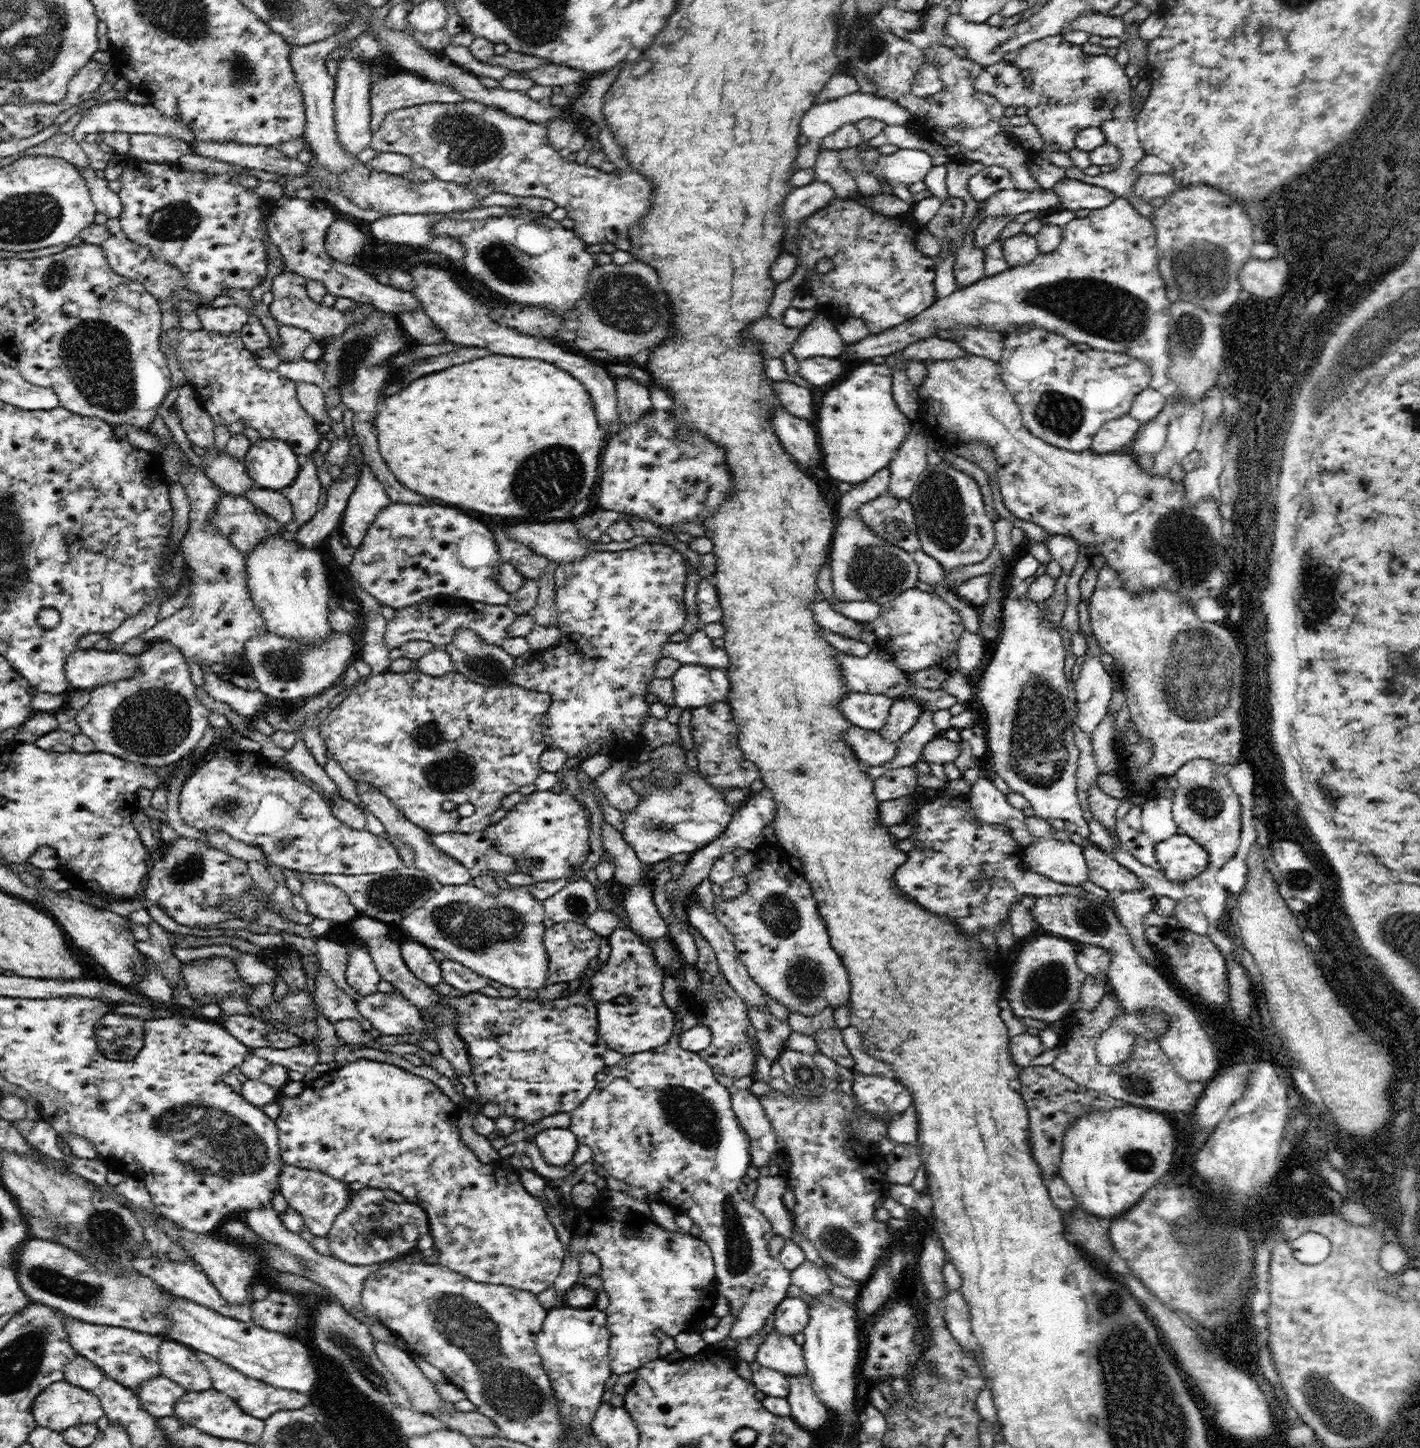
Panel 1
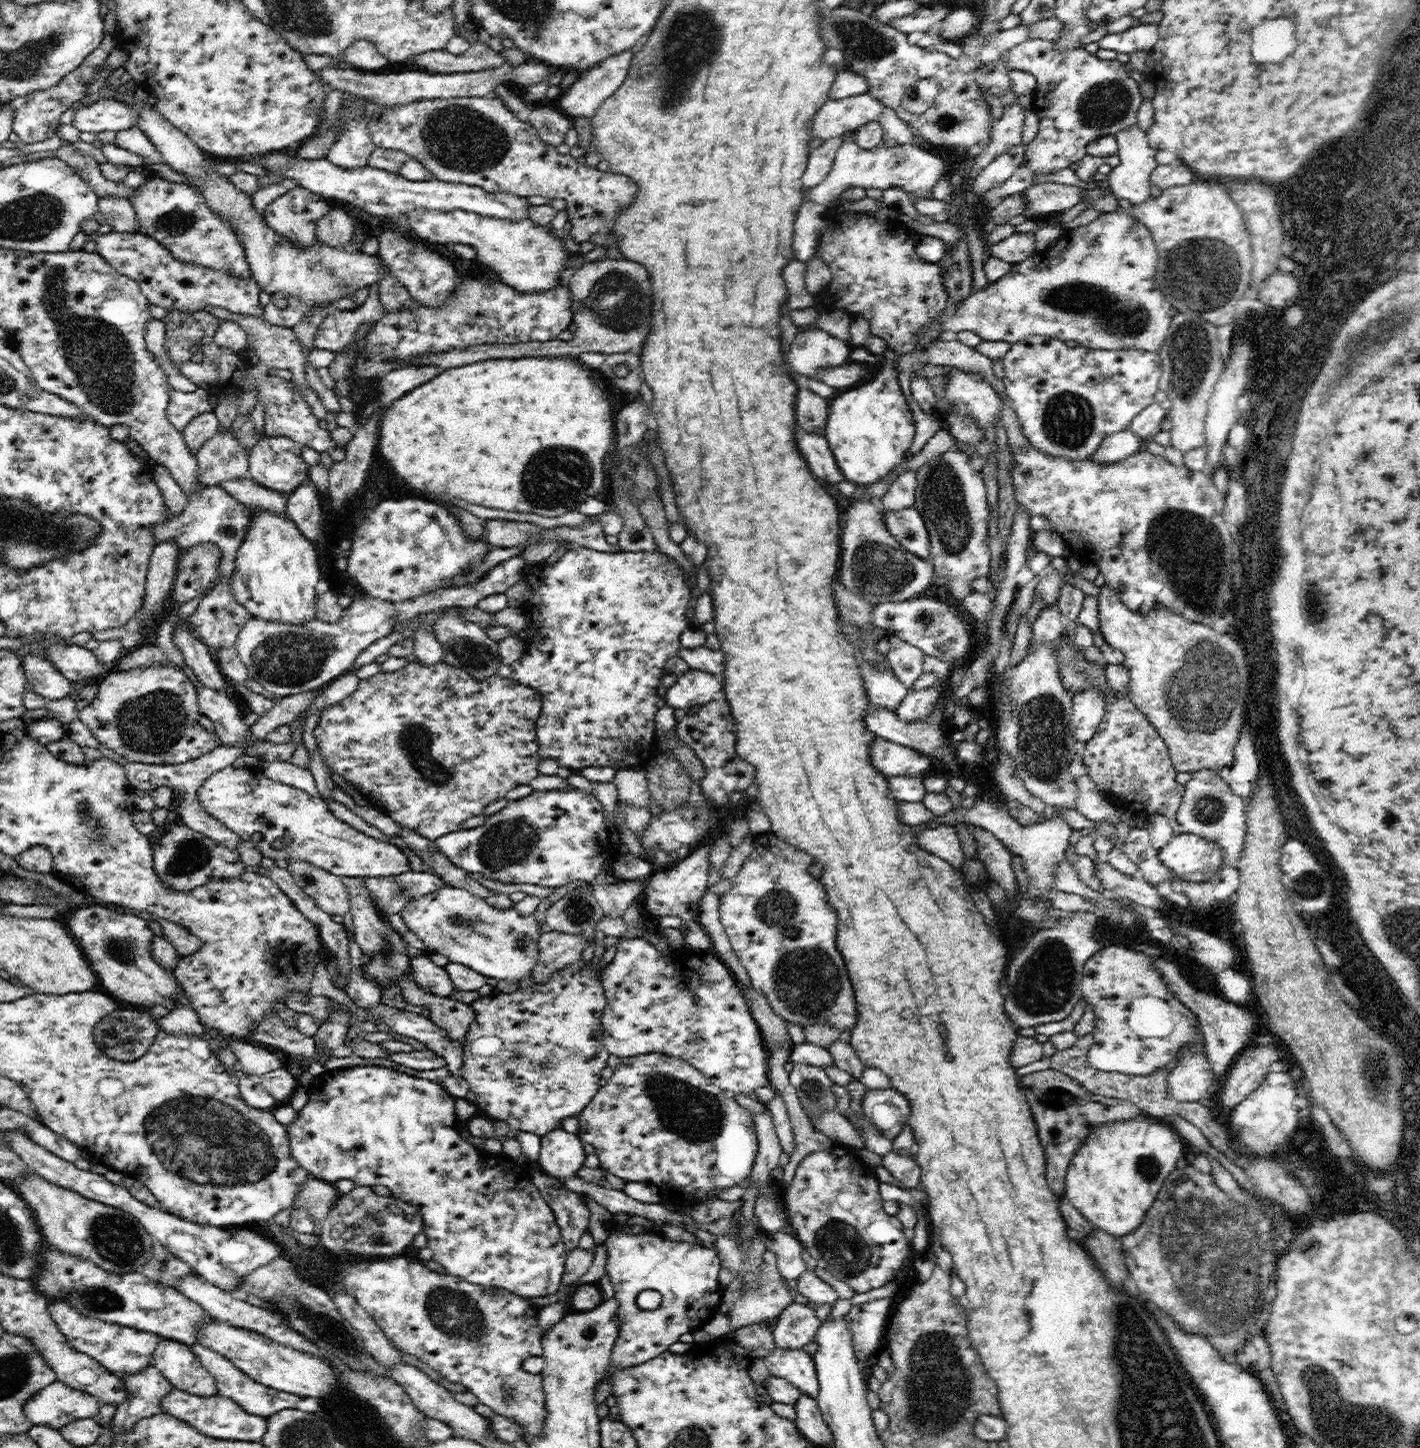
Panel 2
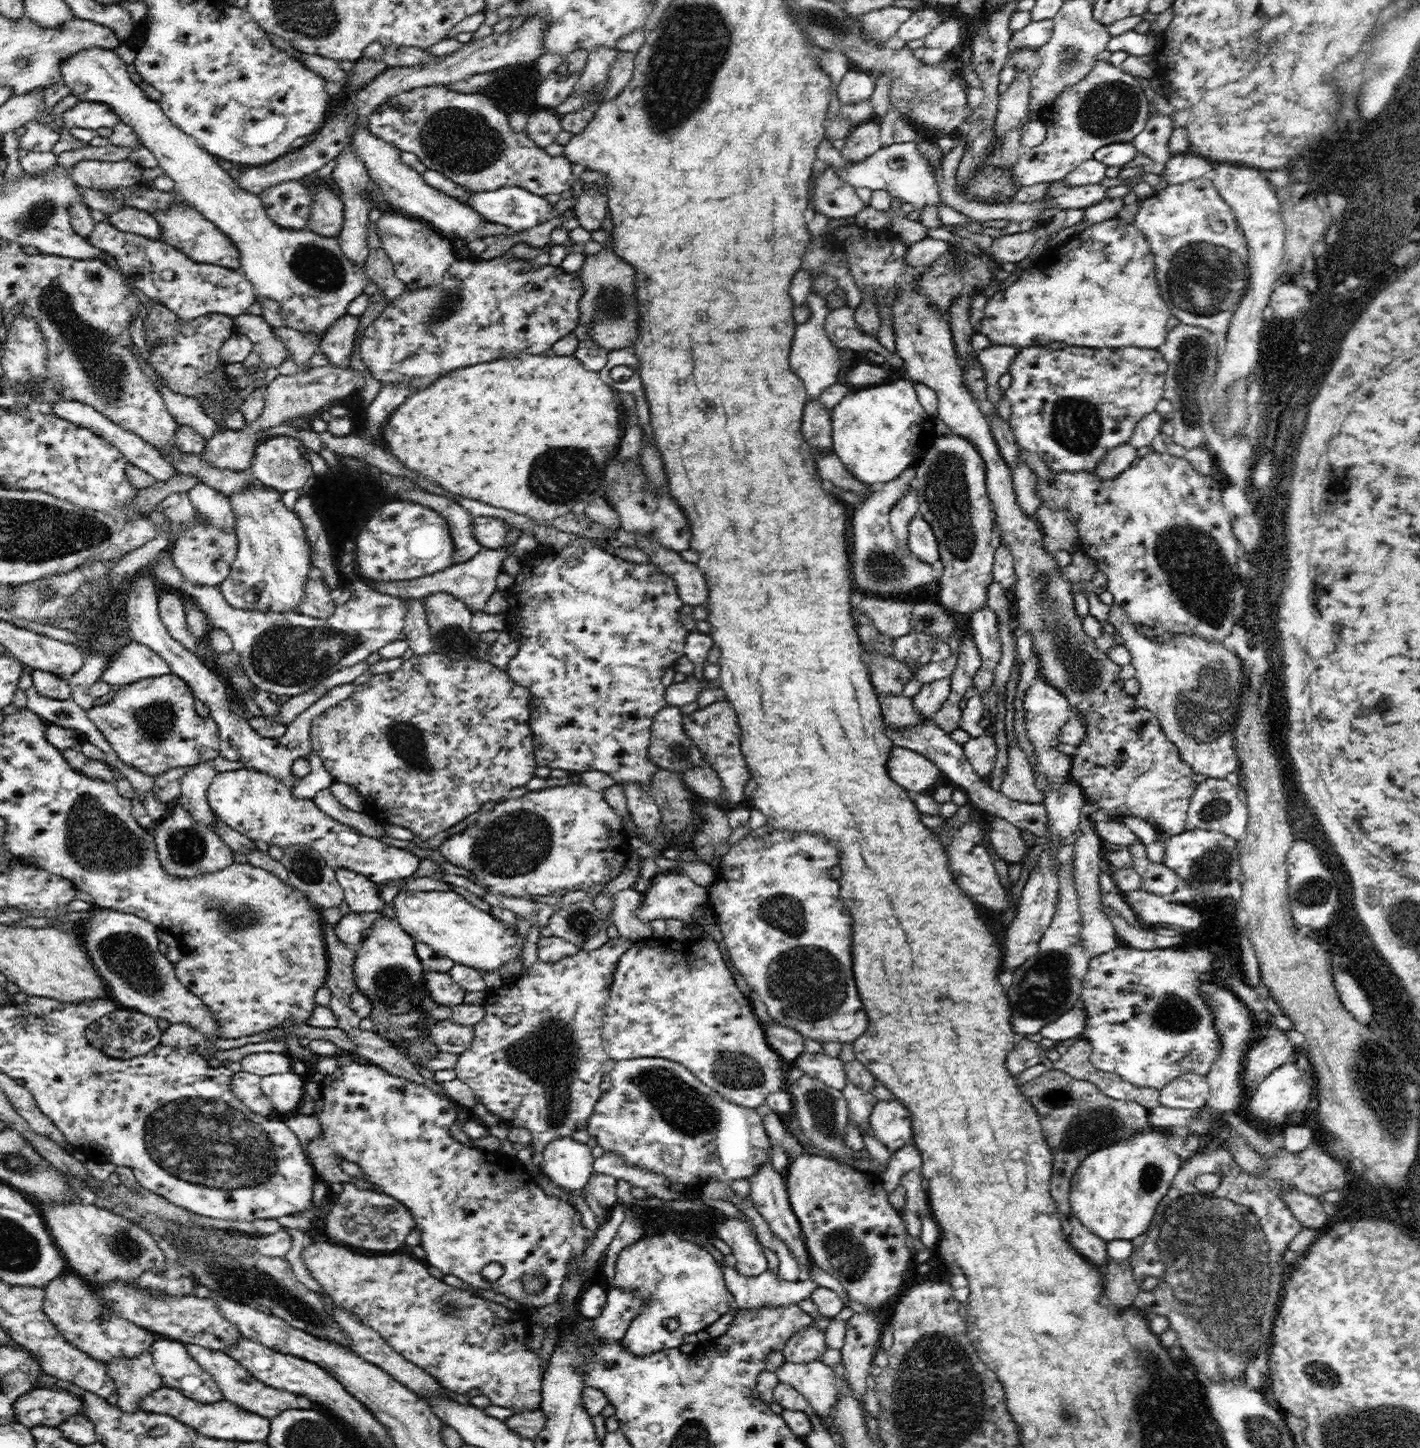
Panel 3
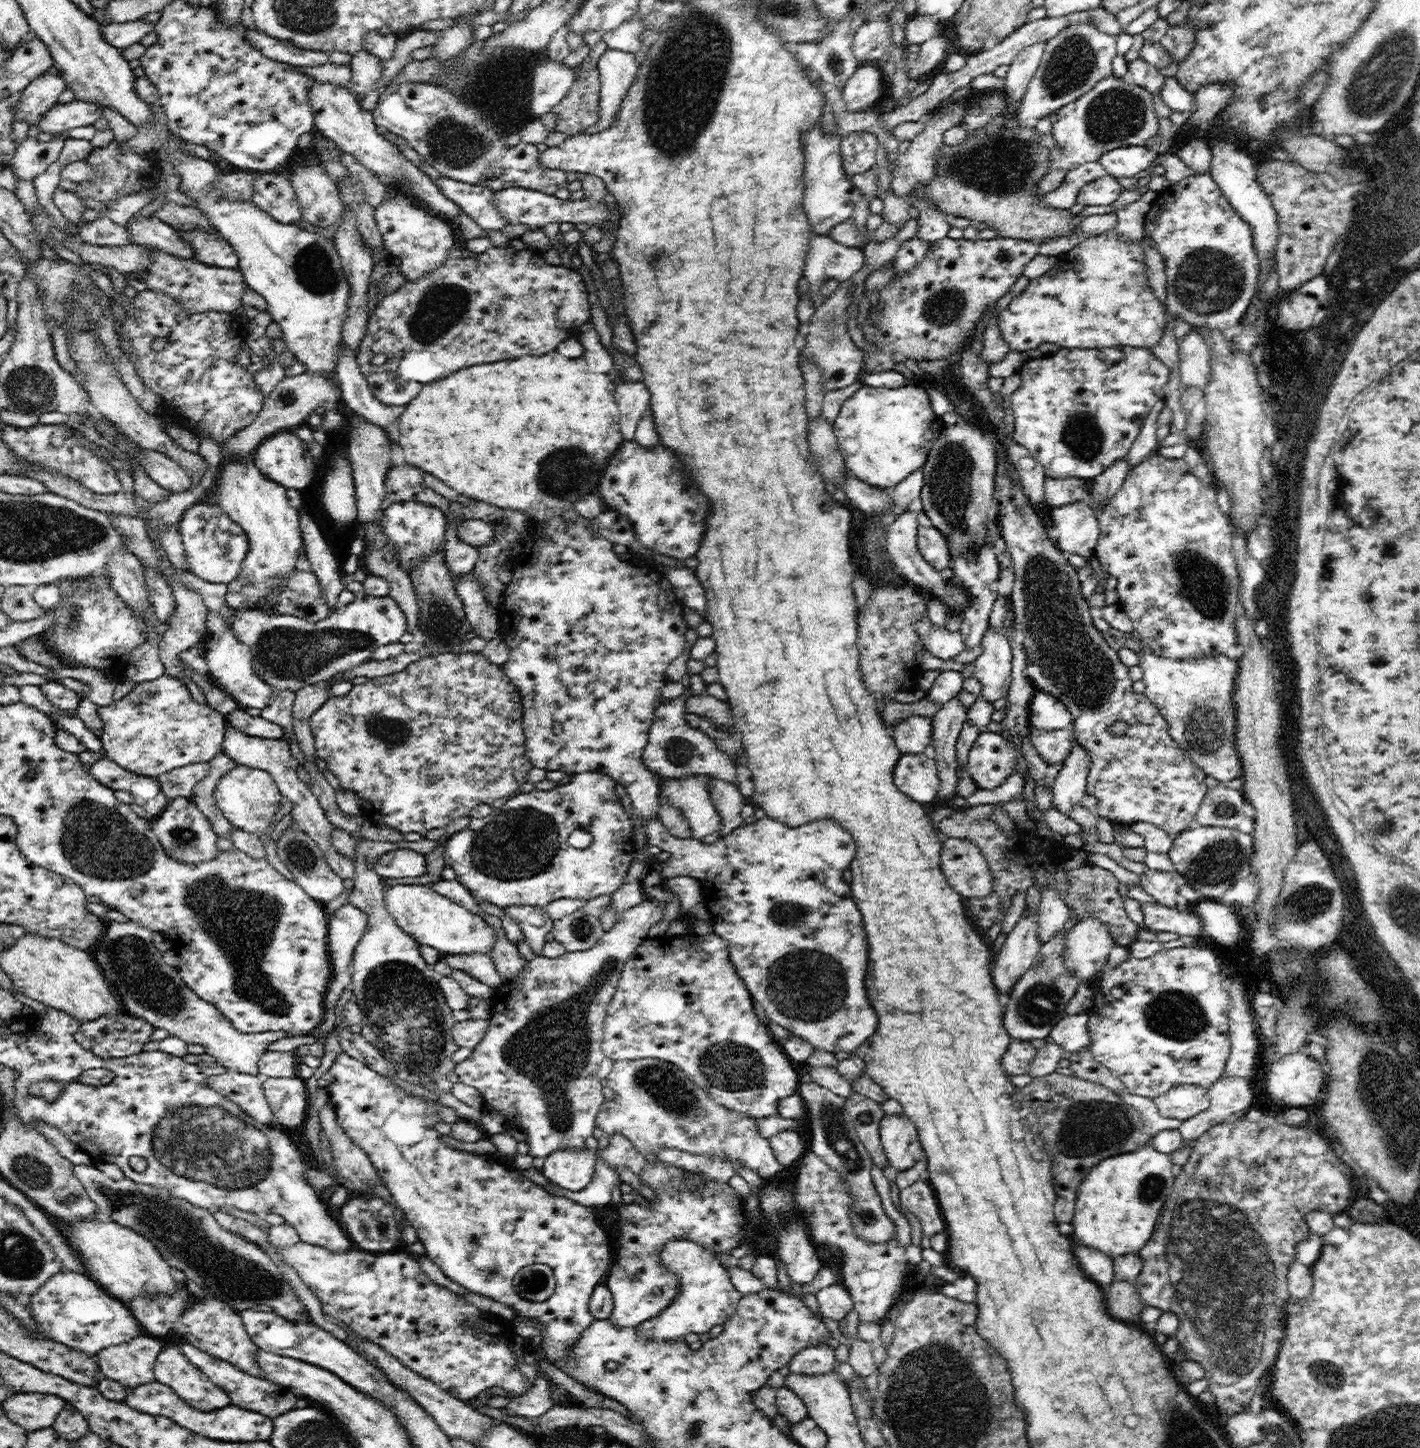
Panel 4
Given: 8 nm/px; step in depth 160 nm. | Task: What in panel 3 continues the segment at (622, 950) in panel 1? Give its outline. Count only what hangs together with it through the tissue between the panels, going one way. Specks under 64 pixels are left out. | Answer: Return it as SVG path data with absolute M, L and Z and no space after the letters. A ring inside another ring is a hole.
M709 936L636 940L617 964L603 1019L603 1048L612 1060L660 1057L677 1062L725 1099L749 1109L758 1110L771 1094L788 1090L790 1067L769 1043L766 1027L738 989L718 942Z

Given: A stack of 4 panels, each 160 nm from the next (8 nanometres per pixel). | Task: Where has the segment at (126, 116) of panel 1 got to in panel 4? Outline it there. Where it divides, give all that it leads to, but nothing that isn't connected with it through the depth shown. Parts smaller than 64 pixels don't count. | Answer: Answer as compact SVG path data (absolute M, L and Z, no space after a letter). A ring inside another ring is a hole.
M78 99L72 102L59 101L42 114L36 126L41 130L42 137L57 137L77 126L93 124L100 116L96 103Z

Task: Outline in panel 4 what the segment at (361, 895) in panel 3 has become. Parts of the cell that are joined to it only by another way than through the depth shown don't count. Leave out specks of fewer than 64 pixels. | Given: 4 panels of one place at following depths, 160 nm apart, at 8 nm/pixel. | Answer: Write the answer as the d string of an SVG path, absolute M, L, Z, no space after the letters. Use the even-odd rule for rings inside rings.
M227 725L222 747L238 765L258 766L266 769L272 775L272 779L277 783L281 797L288 802L292 802L291 815L293 817L293 823L304 831L319 847L319 850L324 854L327 864L338 876L341 876L343 879L352 879L354 874L353 858L338 851L334 847L332 832L335 829L326 819L318 800L310 793L309 784L301 782L298 779L297 771L292 767L291 760L293 757L290 754L289 743L282 738L265 739L246 736L232 728L232 726Z

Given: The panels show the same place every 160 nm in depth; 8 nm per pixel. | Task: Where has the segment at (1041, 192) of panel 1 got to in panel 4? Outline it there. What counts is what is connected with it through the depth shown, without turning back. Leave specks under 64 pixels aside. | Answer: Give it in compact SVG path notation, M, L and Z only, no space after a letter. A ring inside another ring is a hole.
M1104 175L1094 182L1089 182L1080 190L1078 202L1090 206L1114 204L1124 192L1120 181L1113 176Z

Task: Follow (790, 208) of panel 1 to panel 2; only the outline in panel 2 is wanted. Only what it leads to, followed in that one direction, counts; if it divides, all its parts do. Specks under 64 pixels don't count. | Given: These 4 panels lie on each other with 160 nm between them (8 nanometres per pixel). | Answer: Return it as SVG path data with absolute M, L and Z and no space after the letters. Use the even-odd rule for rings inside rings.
M844 139L835 154L830 172L811 190L811 197L820 204L828 205L828 198L841 196L852 187L880 190L901 188L909 196L929 196L934 184L947 173L946 165L947 162L944 163L943 159L922 149L916 142L902 142L894 147L884 145L865 151L860 149L854 140Z

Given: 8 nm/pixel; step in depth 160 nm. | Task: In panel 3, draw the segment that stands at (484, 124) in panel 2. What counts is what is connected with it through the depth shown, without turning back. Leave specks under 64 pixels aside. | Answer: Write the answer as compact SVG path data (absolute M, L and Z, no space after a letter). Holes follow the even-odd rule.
M434 85L413 88L392 96L383 102L369 117L370 130L400 150L412 152L430 169L440 172L466 186L474 193L490 192L500 187L522 187L534 194L546 196L559 194L574 184L568 160L551 156L528 139L524 131L515 133L508 124L508 117L500 112L492 100L482 94L460 94L452 86Z

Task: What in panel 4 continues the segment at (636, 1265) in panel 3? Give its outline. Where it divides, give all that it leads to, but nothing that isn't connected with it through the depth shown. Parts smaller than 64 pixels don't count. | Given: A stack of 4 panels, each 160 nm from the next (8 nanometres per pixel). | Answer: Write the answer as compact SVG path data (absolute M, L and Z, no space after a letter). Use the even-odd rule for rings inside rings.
M674 1241L665 1246L664 1263L670 1271L676 1271L682 1279L680 1298L670 1305L659 1317L640 1325L642 1335L656 1339L684 1339L689 1333L697 1335L708 1333L714 1326L724 1325L724 1322L736 1312L742 1299L742 1293L734 1287L732 1276L728 1269L720 1264L714 1255L704 1251L702 1247L688 1241Z

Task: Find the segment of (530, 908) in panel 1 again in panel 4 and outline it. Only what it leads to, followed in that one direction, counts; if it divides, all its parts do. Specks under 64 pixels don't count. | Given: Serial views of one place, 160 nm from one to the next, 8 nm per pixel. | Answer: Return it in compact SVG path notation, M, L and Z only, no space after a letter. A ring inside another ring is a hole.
M398 884L383 889L383 899L388 912L406 934L410 934L421 945L427 944L440 951L441 955L453 952L488 952L494 944L494 930L480 918L472 915L438 894L432 886L420 884Z

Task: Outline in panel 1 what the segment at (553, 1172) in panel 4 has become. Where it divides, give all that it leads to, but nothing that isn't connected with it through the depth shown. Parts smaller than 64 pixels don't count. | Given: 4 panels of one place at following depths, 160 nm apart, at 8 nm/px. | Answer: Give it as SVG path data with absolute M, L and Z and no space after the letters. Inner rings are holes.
M545 1128L535 1133L535 1143L540 1156L559 1167L572 1163L579 1147L578 1137L569 1128Z

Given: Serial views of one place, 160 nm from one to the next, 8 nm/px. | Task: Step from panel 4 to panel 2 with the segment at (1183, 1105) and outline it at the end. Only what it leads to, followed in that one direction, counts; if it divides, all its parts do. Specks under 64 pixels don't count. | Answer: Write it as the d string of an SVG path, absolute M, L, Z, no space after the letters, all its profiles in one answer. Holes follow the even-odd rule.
M1188 1051L1167 1076L1167 1096L1178 1103L1195 1103L1210 1097L1212 1072L1205 1053Z

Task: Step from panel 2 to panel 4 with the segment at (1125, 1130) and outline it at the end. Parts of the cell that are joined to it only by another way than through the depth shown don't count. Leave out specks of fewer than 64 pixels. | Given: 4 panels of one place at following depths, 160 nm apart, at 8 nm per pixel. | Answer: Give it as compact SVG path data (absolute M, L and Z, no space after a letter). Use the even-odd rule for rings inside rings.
M1148 1144L1136 1152L1107 1158L1095 1166L1084 1179L1078 1193L1075 1215L1071 1222L1074 1226L1071 1233L1073 1240L1102 1253L1110 1260L1124 1254L1139 1254L1151 1239L1165 1202L1172 1194L1174 1179L1171 1173L1173 1164L1170 1160L1168 1153L1161 1153L1152 1144Z

